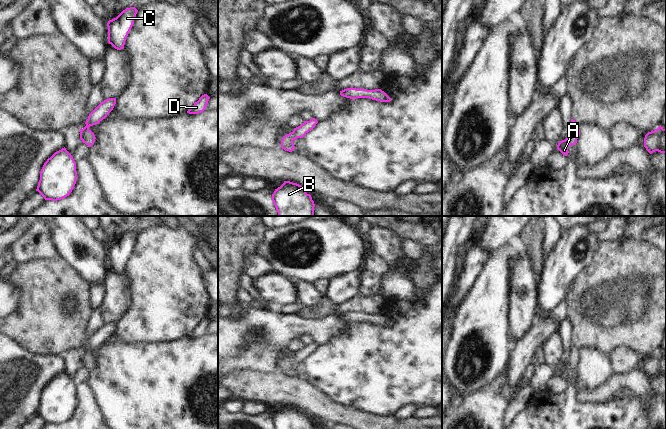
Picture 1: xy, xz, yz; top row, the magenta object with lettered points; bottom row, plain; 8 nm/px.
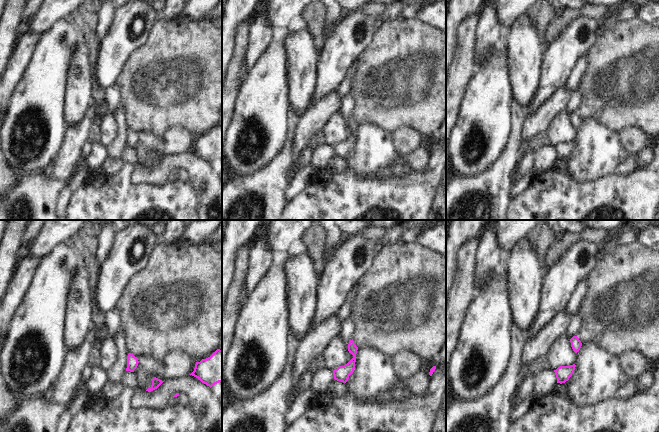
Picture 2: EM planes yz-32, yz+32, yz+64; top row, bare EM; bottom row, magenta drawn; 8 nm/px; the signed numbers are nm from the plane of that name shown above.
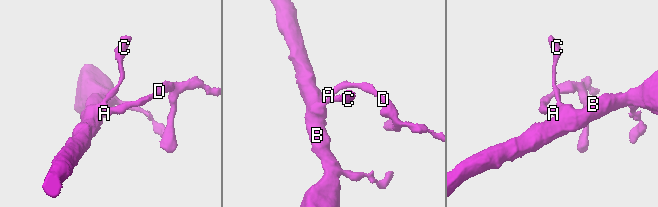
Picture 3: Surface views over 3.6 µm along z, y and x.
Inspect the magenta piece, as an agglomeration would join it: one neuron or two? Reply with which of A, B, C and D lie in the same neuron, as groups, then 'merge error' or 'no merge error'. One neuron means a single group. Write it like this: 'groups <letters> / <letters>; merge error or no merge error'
groups A B C D; no merge error

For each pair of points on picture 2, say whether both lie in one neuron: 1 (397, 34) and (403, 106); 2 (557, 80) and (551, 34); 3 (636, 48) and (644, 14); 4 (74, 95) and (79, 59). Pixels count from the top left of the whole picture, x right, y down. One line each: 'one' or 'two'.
1: one
2: two
3: two
4: one

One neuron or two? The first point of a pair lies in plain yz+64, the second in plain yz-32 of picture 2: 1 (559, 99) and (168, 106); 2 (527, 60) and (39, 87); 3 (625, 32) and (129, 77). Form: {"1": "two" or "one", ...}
{"1": "two", "2": "two", "3": "one"}

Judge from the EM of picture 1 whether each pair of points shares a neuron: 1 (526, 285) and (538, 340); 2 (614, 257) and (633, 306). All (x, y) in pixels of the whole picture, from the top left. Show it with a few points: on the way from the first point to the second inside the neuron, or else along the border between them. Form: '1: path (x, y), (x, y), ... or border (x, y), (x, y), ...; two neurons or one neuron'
1: border (537, 318), (519, 339); two neurons
2: path (621, 269), (628, 276), (631, 294); one neuron

